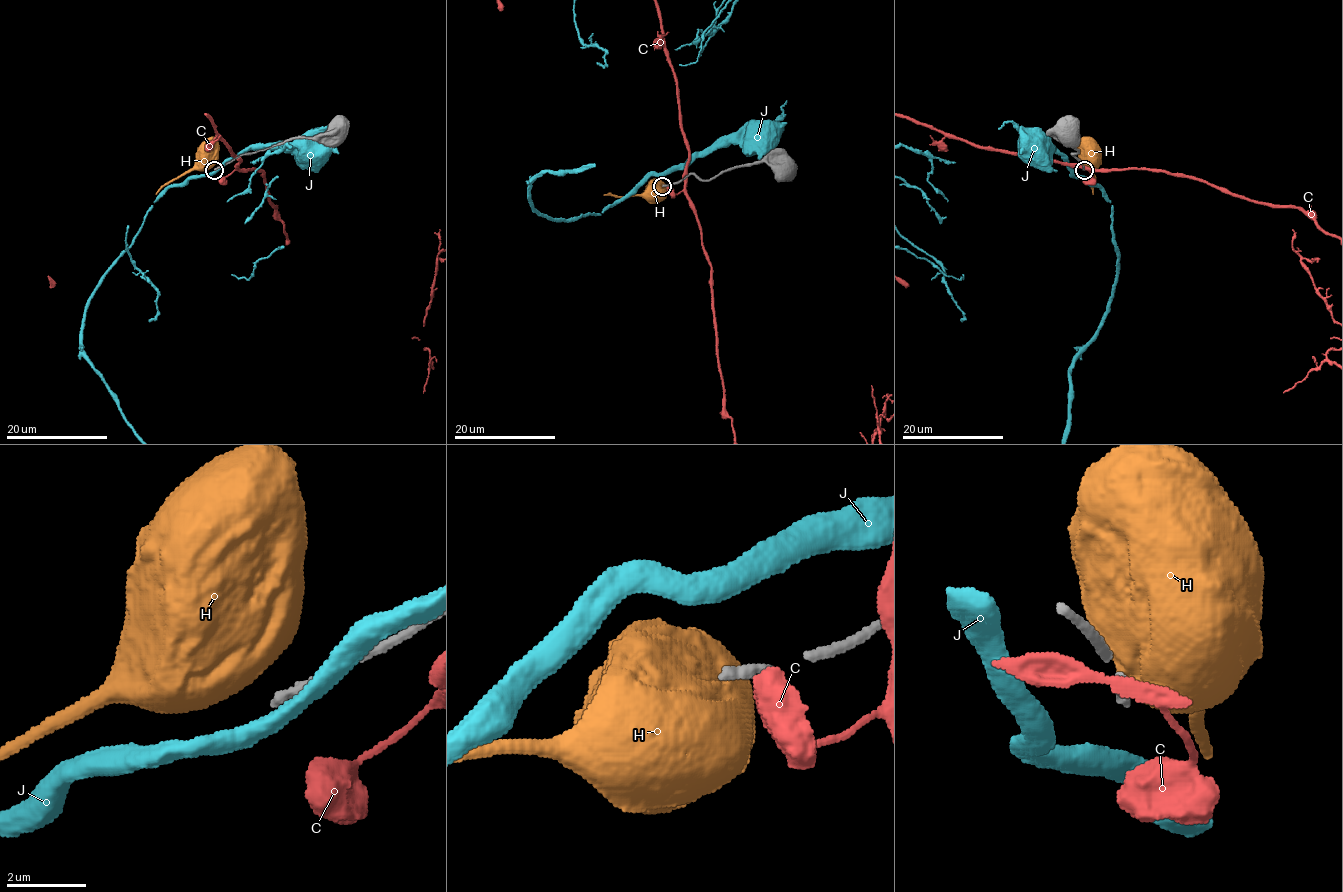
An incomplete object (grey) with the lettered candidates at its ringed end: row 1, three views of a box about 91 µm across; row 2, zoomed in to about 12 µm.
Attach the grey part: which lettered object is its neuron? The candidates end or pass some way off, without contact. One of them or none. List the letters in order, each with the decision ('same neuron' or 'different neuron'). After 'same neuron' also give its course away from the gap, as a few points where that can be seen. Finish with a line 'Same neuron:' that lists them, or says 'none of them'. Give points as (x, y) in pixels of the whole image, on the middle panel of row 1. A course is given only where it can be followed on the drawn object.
C: different neuron
H: different neuron
J: different neuron
Same neuron: none of them

